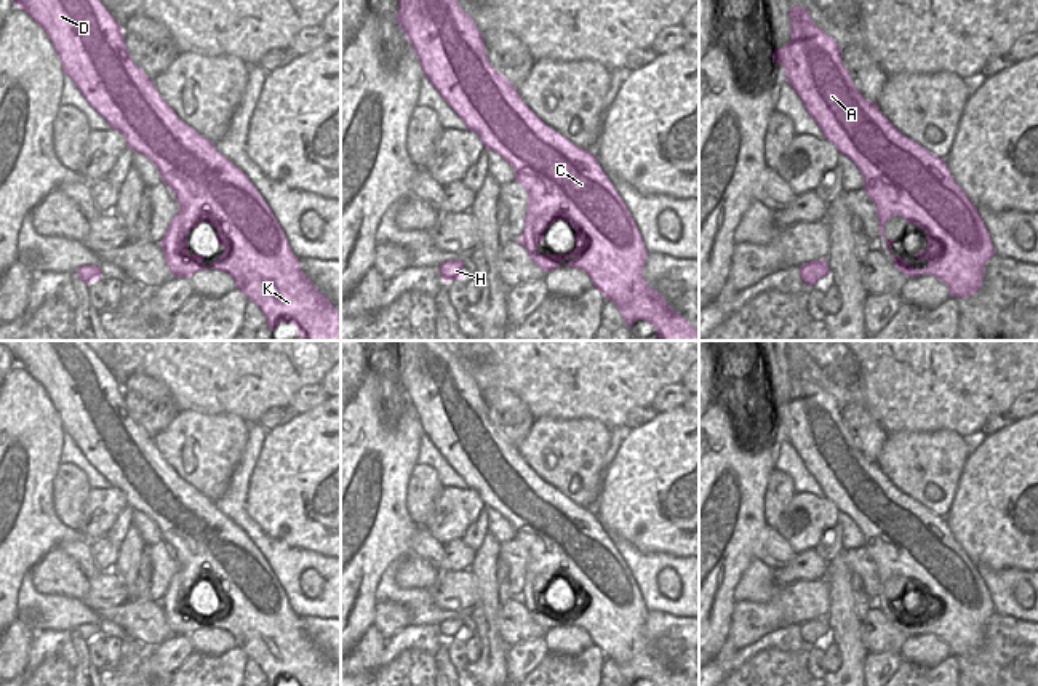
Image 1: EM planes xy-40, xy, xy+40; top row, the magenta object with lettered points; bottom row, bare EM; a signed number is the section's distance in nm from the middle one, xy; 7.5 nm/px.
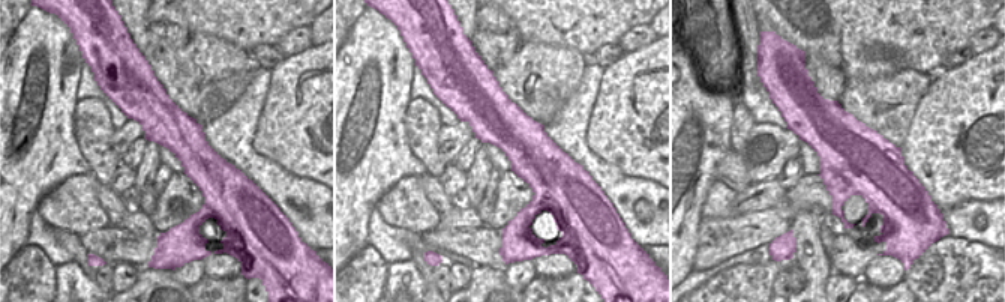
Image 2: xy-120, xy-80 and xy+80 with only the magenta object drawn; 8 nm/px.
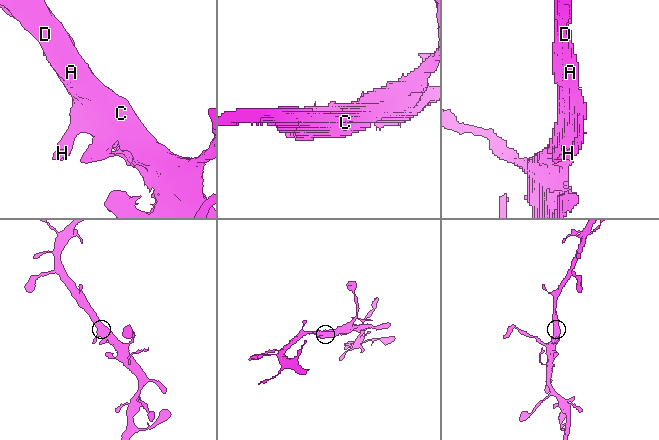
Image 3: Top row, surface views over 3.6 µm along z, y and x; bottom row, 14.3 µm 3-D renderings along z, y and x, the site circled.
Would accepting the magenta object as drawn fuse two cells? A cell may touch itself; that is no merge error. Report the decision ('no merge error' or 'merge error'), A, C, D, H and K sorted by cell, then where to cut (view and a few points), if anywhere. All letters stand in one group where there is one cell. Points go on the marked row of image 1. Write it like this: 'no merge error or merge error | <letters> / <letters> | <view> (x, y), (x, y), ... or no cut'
no merge error | A C D H K | no cut

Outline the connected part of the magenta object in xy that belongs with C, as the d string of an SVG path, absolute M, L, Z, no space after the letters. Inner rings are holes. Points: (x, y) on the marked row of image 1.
M456 0L398 2L398 27L413 45L424 75L467 130L478 134L485 149L497 152L513 168L515 182L528 192L528 213L518 243L531 261L549 273L568 259L565 267L585 272L593 288L621 310L629 329L635 321L645 320L656 328L659 341L699 341L699 329L646 283L643 270L649 253L627 205L597 157L547 126L523 102L517 88L489 62L483 34ZM555 221L566 221L576 230L576 248L569 254L541 256L537 246L544 245L544 233Z

